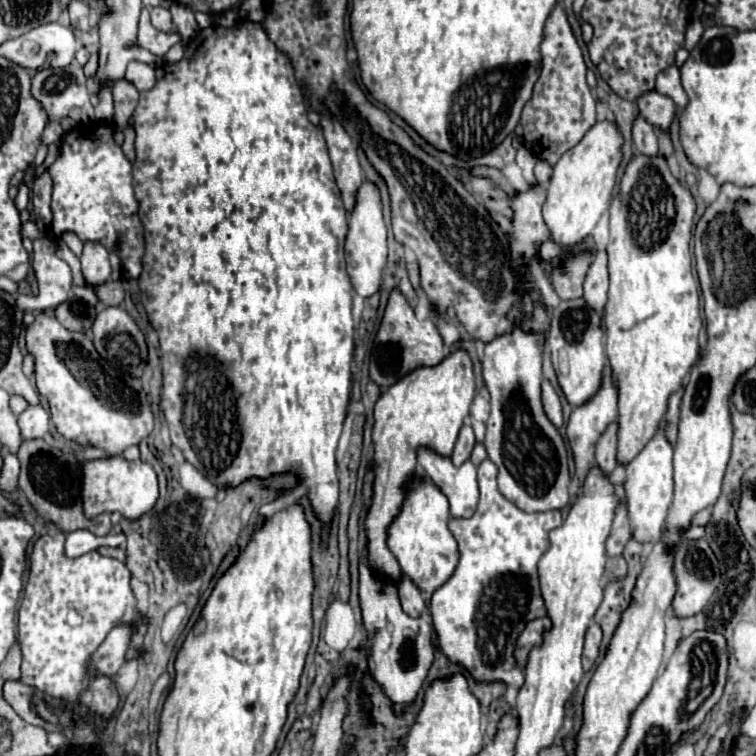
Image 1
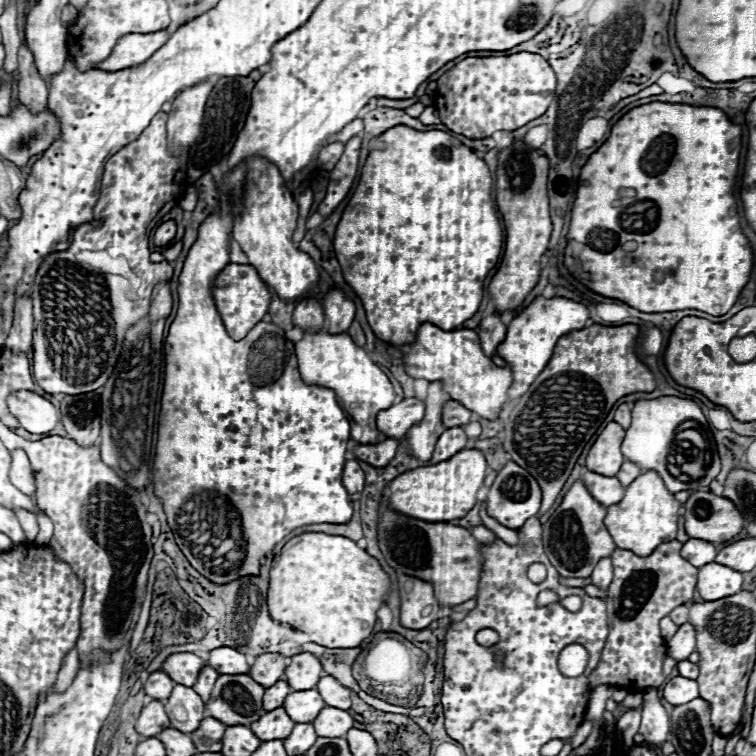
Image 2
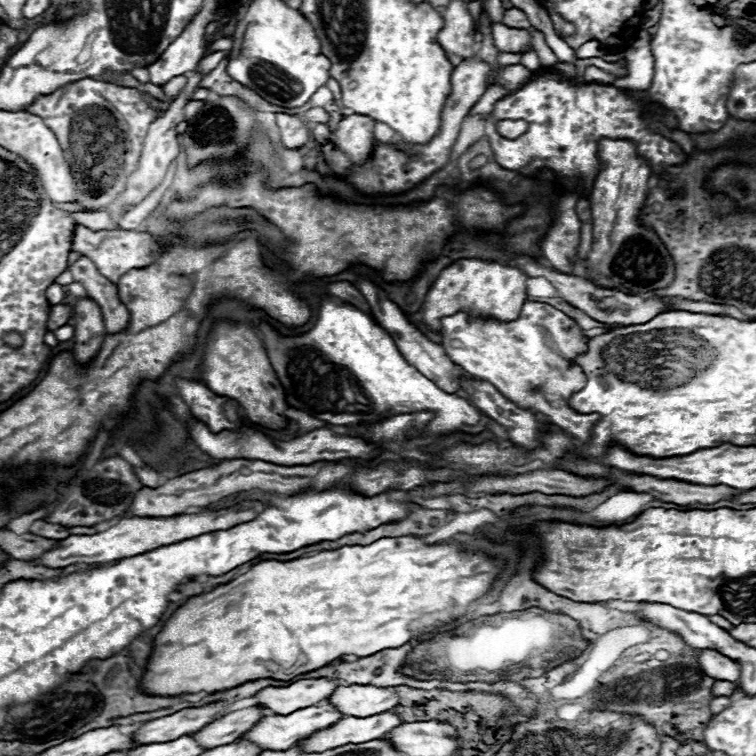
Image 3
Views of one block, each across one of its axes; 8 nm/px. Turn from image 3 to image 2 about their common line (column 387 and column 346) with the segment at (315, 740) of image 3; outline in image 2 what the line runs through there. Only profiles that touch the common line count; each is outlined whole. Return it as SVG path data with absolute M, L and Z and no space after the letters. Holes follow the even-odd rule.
M326 706L312 724L322 738L344 738L346 732L354 728L354 718L346 710Z

